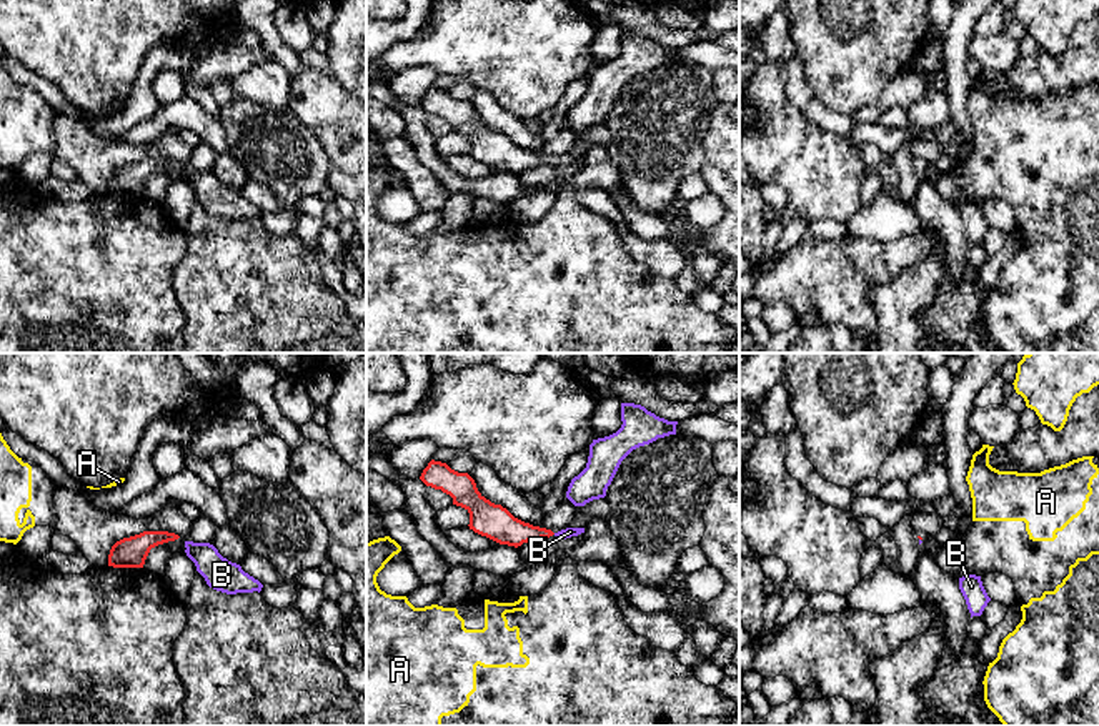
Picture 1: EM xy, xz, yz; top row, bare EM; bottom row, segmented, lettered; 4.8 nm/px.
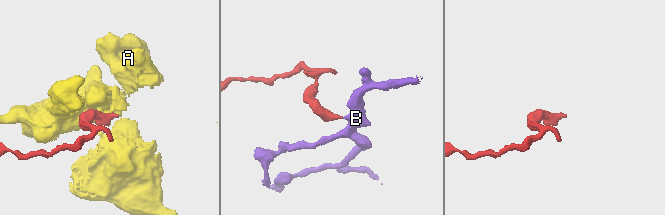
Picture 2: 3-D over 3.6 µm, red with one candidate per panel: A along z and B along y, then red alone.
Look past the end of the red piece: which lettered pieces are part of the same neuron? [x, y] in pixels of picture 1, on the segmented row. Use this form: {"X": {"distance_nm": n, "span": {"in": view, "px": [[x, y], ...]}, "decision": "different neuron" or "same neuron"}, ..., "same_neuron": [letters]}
{"A": {"distance_nm": 240, "span": {"in": "xz", "px": [[517, 546], [520, 596]]}, "decision": "different neuron"}, "B": {"distance_nm": 0, "decision": "same neuron"}, "same_neuron": ["B"]}

